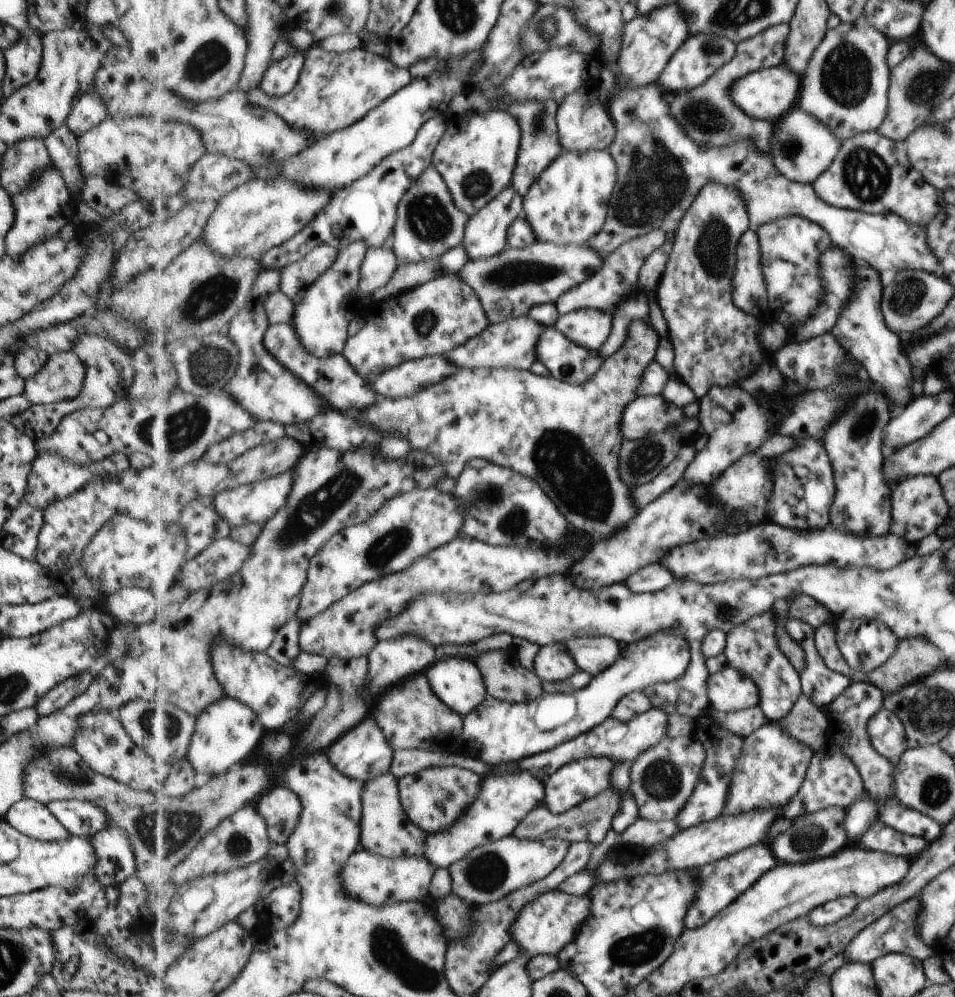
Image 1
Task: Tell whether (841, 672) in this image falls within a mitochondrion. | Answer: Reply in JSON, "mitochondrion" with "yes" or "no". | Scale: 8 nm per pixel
{"mitochondrion":"no"}

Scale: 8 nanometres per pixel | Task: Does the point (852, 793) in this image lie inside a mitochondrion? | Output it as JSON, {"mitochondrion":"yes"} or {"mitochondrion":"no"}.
{"mitochondrion":"no"}

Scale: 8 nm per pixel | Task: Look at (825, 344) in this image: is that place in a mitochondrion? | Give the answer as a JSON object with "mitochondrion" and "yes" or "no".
{"mitochondrion":"no"}

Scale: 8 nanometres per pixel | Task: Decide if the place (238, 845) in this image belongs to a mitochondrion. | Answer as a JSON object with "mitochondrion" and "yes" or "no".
{"mitochondrion":"yes"}

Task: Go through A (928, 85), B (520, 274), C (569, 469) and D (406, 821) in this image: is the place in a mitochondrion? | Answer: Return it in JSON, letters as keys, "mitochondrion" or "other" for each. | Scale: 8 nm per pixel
{"A":"mitochondrion","B":"mitochondrion","C":"mitochondrion","D":"other"}

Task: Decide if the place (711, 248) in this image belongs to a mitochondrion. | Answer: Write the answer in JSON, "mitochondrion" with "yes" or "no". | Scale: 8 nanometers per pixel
{"mitochondrion":"yes"}

